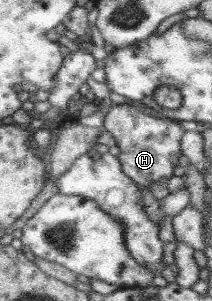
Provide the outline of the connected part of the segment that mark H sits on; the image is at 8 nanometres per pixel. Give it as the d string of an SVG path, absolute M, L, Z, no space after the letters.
M116 104L103 108L105 111L103 128L105 128L117 142L120 149L118 160L122 170L136 184L150 188L156 180L166 182L173 175L174 166L179 164L181 155L181 140L185 130L177 122L168 117L157 118L148 115L130 104Z

